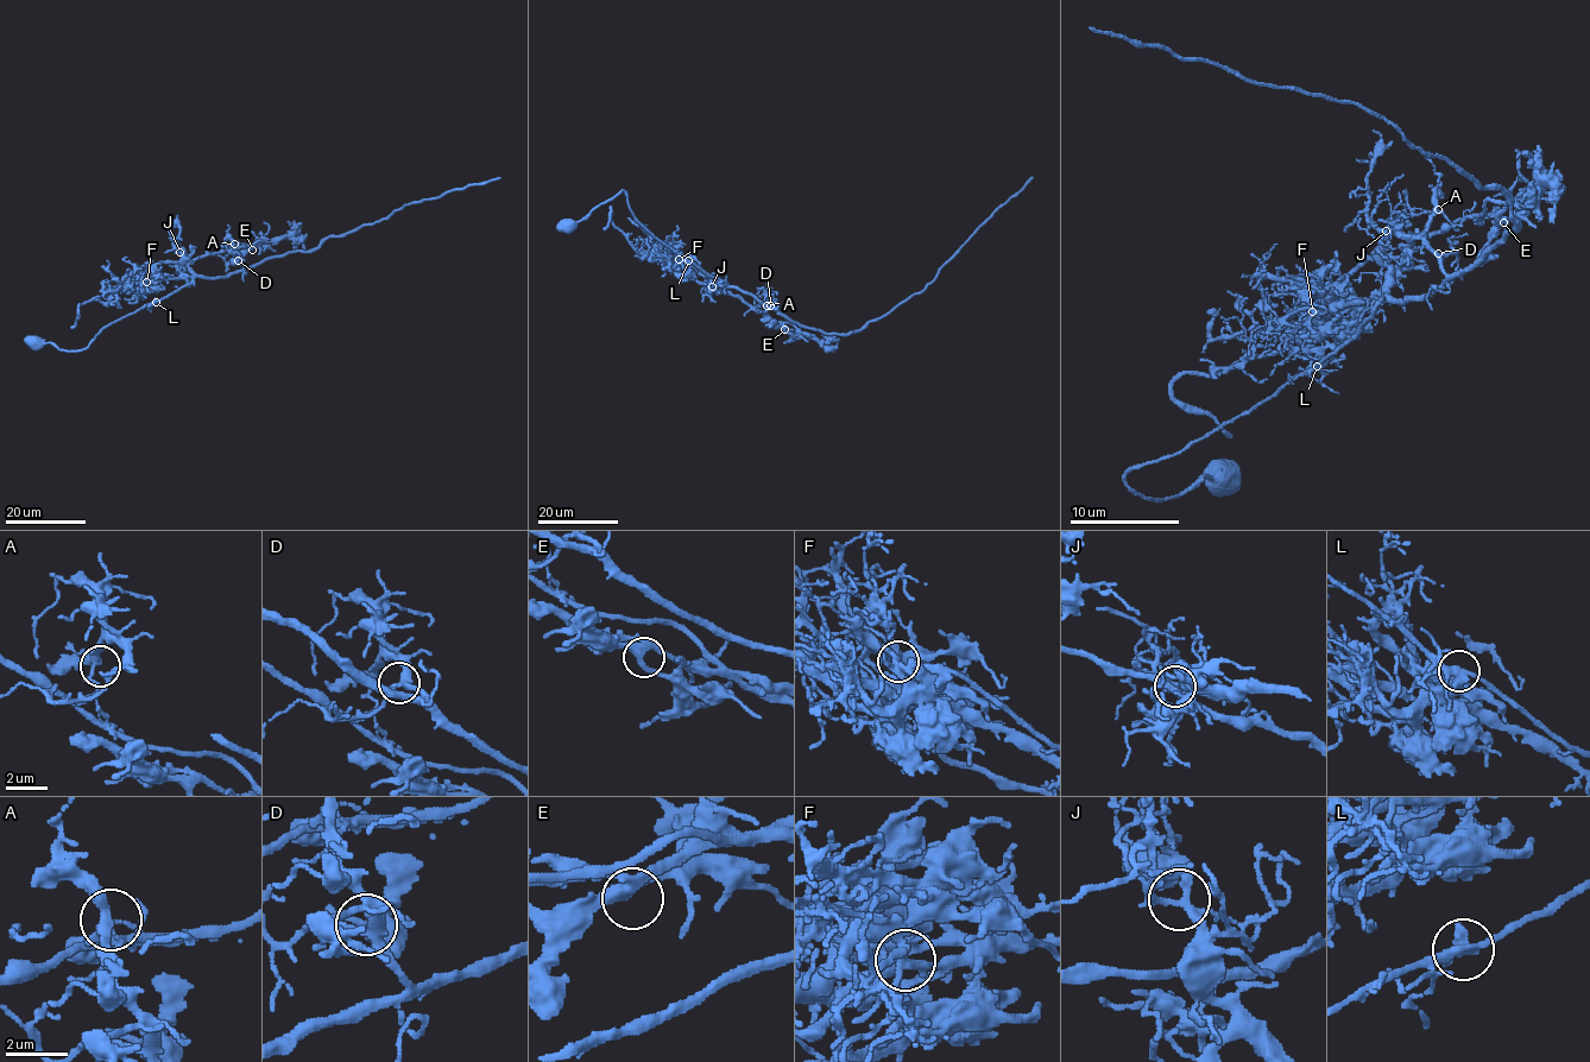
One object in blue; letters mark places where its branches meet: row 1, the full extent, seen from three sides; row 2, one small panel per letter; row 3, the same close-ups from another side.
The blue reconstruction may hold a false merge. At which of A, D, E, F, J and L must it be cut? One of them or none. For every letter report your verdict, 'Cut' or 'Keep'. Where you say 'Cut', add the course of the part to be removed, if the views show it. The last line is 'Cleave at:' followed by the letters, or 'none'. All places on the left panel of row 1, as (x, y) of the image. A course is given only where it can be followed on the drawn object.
A: Keep
D: Keep
E: Keep
F: Cut. Course of the part to remove: (146, 282), (184, 276), (226, 277), (272, 257), (313, 251), (329, 236), (371, 225), (405, 204), (500, 177)
J: Keep
L: Keep
Cleave at: F

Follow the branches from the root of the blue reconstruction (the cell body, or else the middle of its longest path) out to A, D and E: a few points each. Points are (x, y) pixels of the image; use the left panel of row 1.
A: (257, 264), (245, 269), (234, 244)
D: (257, 264), (245, 269), (238, 260)
E: (257, 264), (245, 269), (232, 246), (233, 250), (252, 250)

